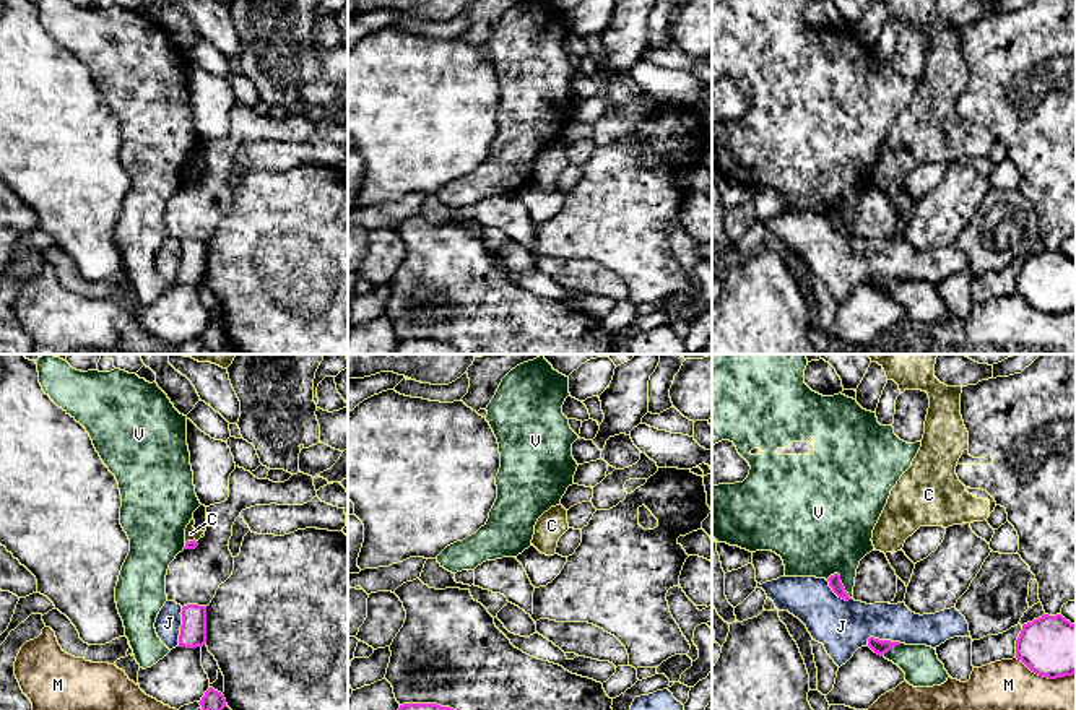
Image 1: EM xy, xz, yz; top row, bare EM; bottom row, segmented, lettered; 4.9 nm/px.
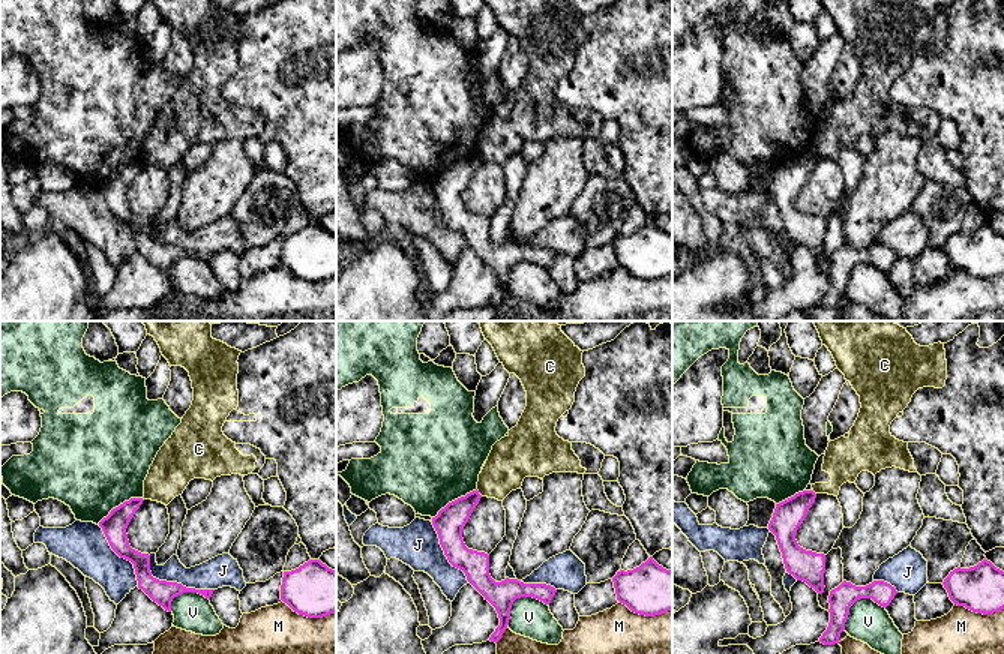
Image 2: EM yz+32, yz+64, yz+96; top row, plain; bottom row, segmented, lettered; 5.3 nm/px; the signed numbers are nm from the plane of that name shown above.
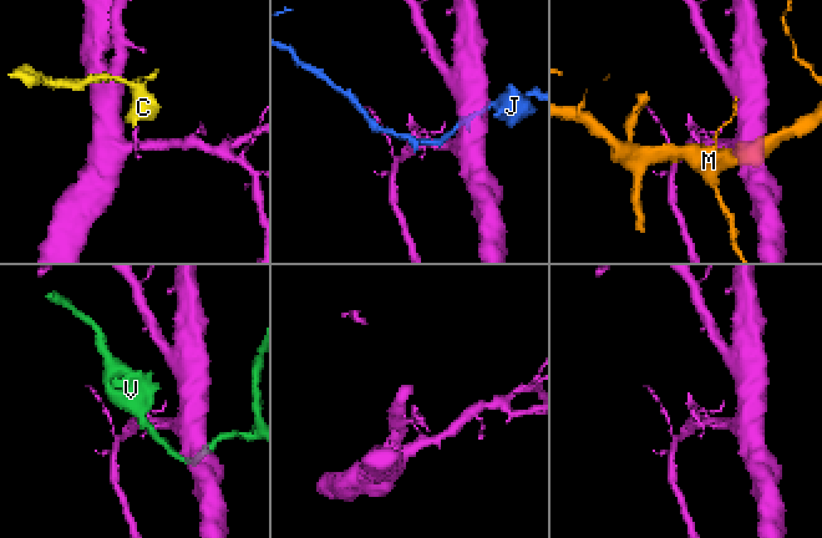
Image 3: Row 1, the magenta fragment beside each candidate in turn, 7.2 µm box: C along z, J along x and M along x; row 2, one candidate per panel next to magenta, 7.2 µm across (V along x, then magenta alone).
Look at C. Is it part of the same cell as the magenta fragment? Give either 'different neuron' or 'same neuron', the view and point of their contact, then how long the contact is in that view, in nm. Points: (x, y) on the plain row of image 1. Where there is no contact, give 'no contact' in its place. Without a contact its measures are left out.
different neuron | xy (190, 177) | 70 nm

